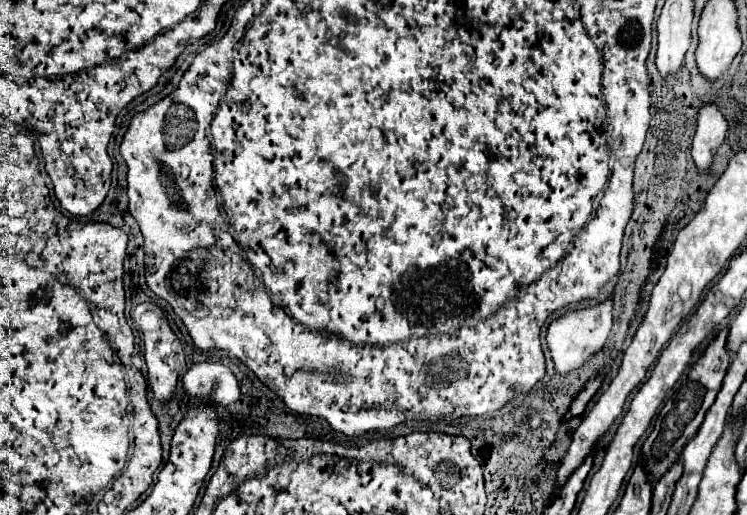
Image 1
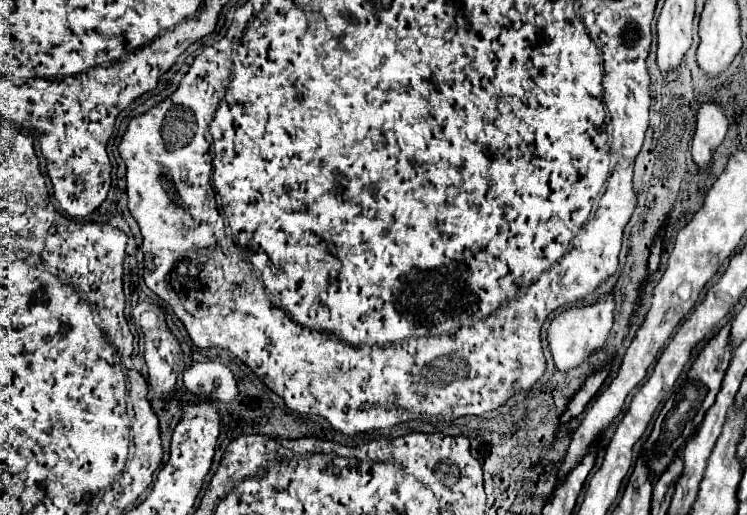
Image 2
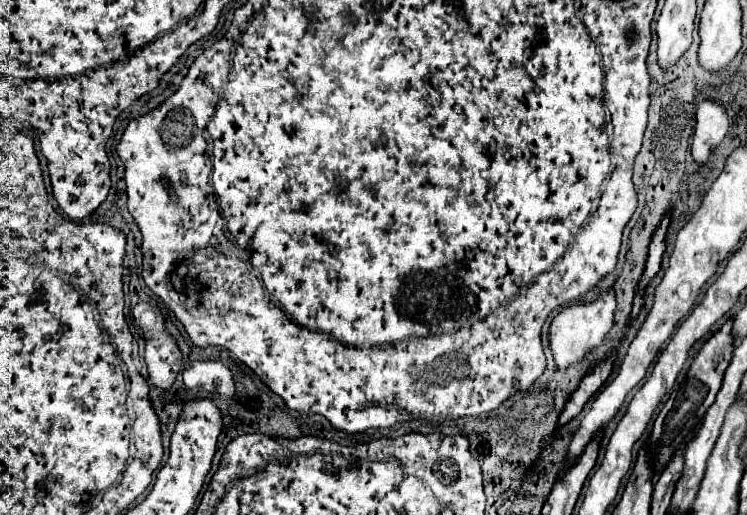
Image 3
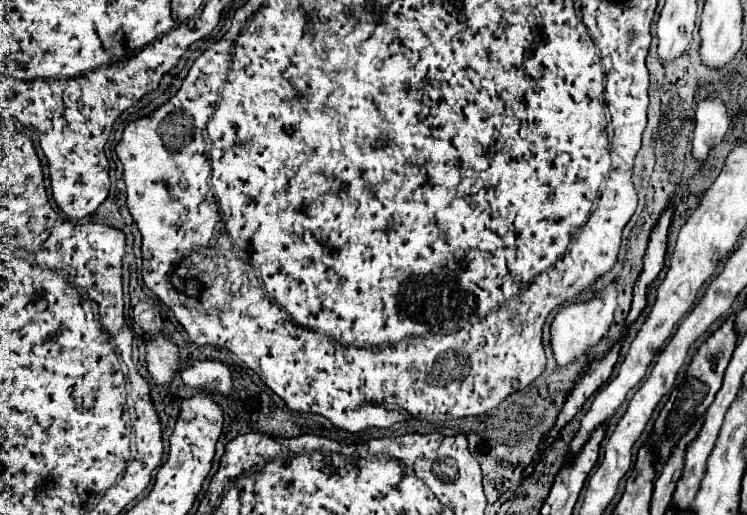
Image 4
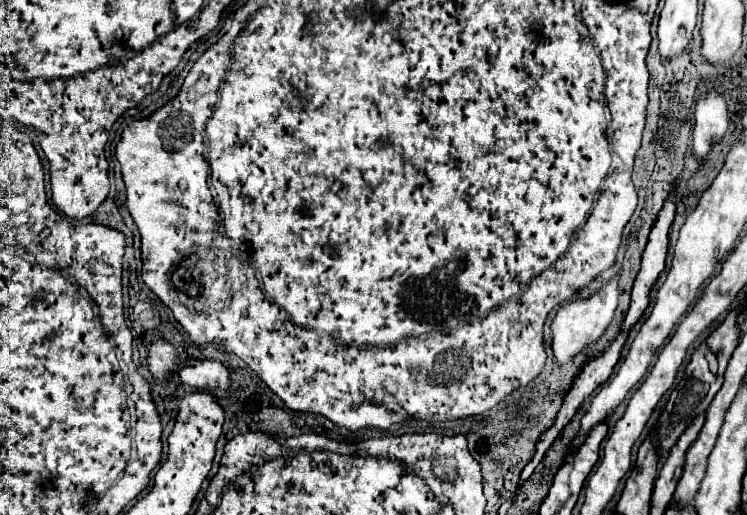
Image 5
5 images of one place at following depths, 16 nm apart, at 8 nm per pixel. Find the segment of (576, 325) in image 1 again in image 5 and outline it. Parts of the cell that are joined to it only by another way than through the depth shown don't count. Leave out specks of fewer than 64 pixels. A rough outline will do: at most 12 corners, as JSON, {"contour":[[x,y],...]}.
{"contour":[[614,276],[552,320],[560,366],[608,330],[618,306]]}

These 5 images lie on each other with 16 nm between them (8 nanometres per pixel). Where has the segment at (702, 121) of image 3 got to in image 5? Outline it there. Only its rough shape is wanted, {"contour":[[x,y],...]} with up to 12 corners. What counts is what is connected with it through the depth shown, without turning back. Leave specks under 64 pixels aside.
{"contour":[[722,96],[696,104],[694,156],[704,160],[730,124]]}

